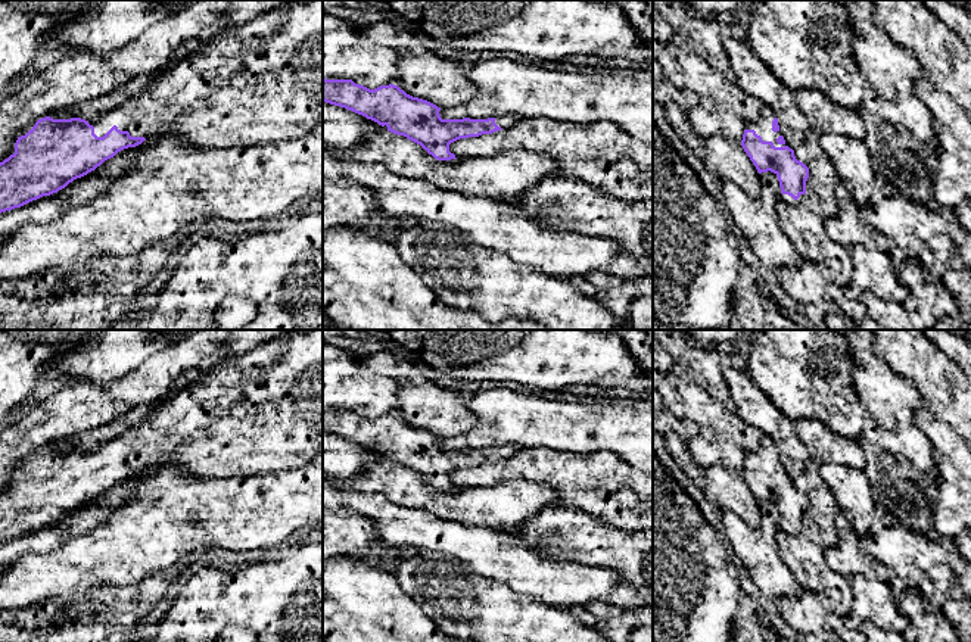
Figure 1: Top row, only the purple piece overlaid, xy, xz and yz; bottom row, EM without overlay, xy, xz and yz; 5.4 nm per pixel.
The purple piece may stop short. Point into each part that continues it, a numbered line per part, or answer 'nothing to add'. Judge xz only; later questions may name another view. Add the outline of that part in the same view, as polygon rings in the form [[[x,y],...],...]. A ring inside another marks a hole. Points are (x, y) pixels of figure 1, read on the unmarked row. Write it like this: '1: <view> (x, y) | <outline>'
1: xz (504, 452) | [[[497,446],[495,448],[495,454],[498,456],[501,456],[502,459],[510,458],[510,456],[516,455],[520,451],[522,451],[522,448],[519,448],[519,446]]]

